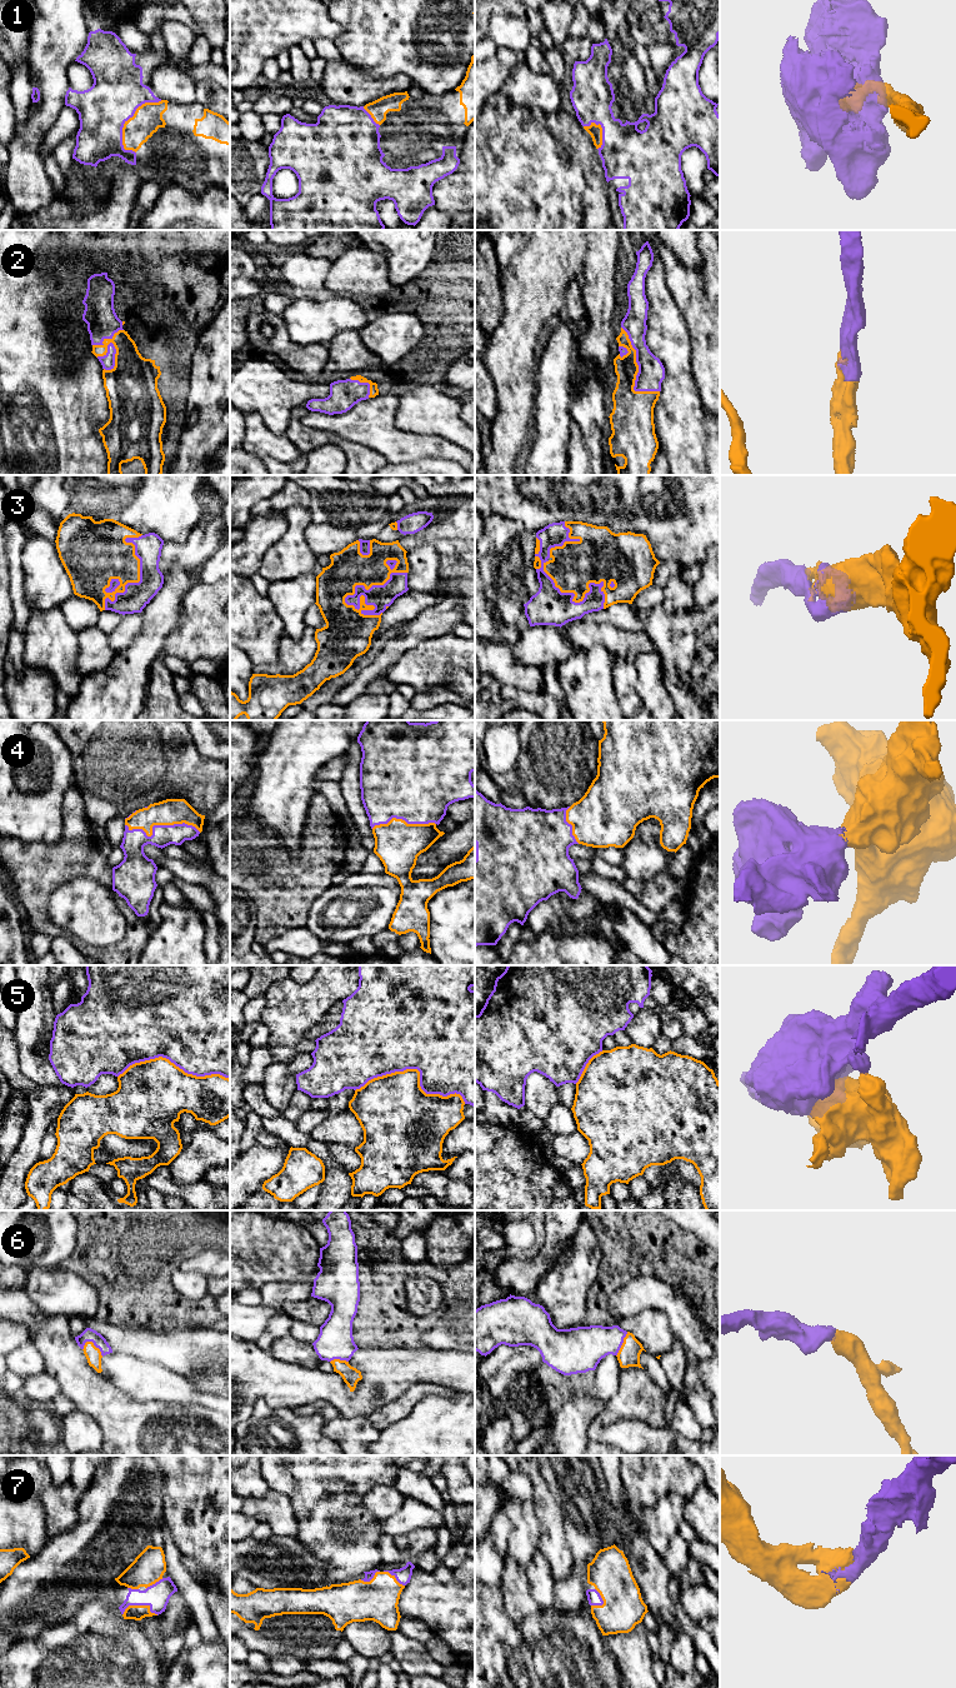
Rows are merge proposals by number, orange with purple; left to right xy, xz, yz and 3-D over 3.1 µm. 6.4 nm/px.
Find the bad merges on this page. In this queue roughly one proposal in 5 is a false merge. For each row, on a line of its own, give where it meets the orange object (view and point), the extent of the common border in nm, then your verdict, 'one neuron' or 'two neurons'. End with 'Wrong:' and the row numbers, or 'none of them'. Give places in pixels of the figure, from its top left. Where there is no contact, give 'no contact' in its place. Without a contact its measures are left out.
1: meets orange in xy at (130, 118); contact 400 nm long; one neuron
2: meets orange in yz at (637, 370); contact 480 nm long; one neuron
3: meets orange in xz at (371, 585); contact 440 nm long; one neuron
4: meets orange in xy at (160, 824); contact 500 nm long; one neuron
5: meets orange in xz at (419, 1072); contact 700 nm long; two neurons
6: meets orange in xy at (94, 1346); contact 150 nm long; one neuron
7: meets orange in xy at (141, 1606); contact 240 nm long; one neuron
Wrong: 5

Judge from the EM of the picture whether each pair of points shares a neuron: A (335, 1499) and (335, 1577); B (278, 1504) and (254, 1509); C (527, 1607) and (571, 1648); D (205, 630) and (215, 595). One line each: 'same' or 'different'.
A: same
B: same
C: different
D: same

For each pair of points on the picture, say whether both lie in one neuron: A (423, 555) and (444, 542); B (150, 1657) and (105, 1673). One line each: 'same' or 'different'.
A: different
B: same

